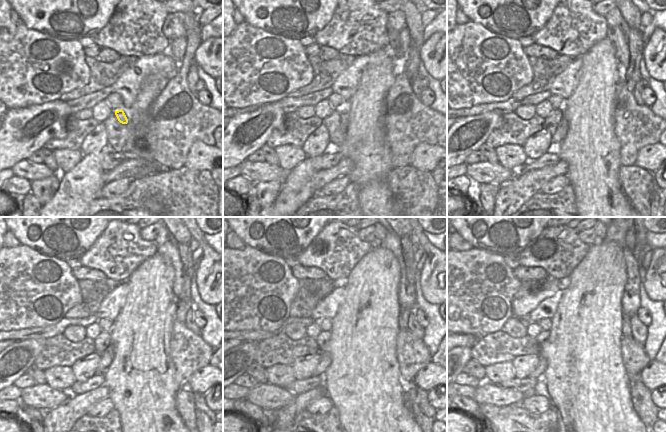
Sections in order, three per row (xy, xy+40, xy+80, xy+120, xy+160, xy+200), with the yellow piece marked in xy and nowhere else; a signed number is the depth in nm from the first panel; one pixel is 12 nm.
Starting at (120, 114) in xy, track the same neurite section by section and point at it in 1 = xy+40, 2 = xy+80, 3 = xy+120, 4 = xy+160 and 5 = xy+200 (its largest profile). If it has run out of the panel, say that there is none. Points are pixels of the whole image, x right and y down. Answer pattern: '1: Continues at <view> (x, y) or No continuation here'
1: Continues at xy+40 (343, 113)
2: Continues at xy+80 (562, 128)
3: Continues at xy+120 (106, 358)
4: Continues at xy+160 (325, 361)
5: Continues at xy+200 (538, 372).

